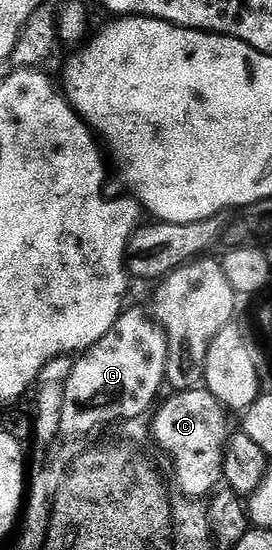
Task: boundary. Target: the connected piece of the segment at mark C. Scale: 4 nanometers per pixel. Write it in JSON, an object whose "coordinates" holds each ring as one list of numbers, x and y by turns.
{"coordinates":[[185,388,173,392,163,402,152,415,153,438,169,453,178,488,189,498,208,499,223,482,225,444,231,433,229,422,225,419,227,411,214,394,204,388]]}

